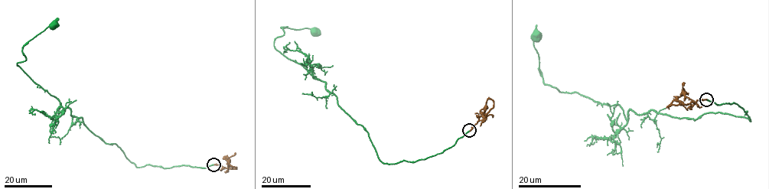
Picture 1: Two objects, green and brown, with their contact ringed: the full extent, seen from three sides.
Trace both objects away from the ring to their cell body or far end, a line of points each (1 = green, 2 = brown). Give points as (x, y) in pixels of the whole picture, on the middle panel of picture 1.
1: (470, 130), (438, 154), (384, 164), (326, 83), (274, 45), (281, 27), (314, 32)
2: (470, 130), (477, 122), (486, 118), (480, 112), (485, 108), (483, 112)

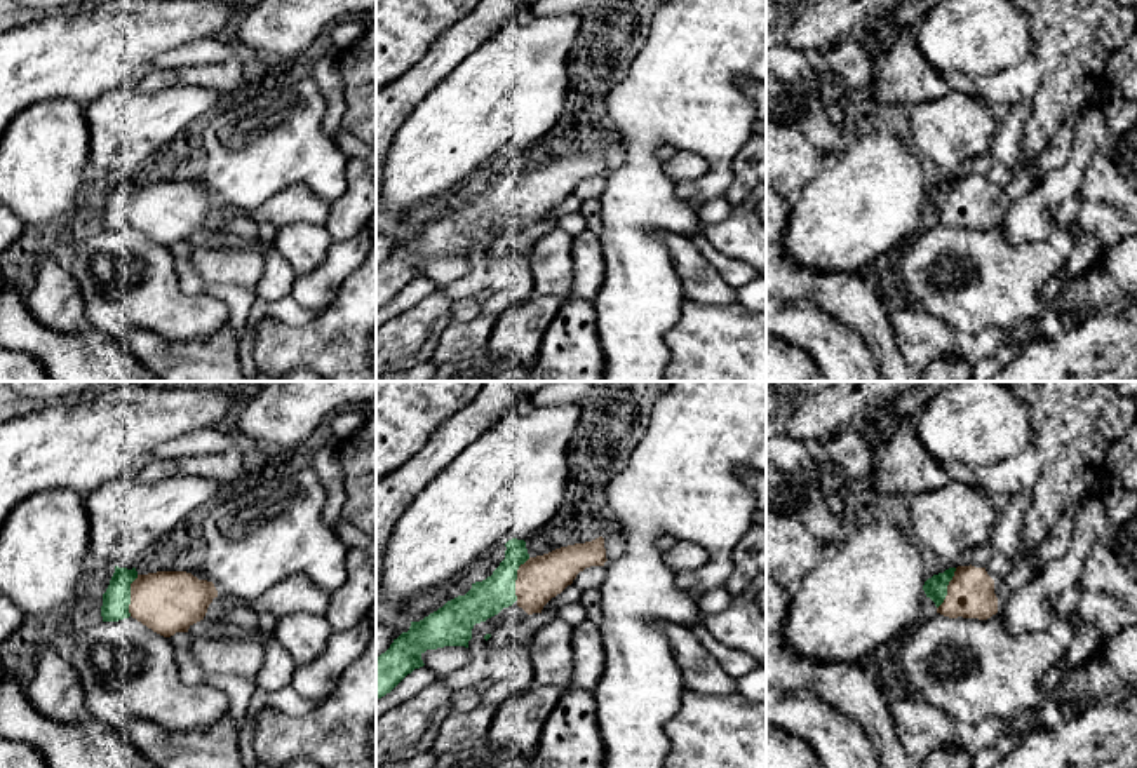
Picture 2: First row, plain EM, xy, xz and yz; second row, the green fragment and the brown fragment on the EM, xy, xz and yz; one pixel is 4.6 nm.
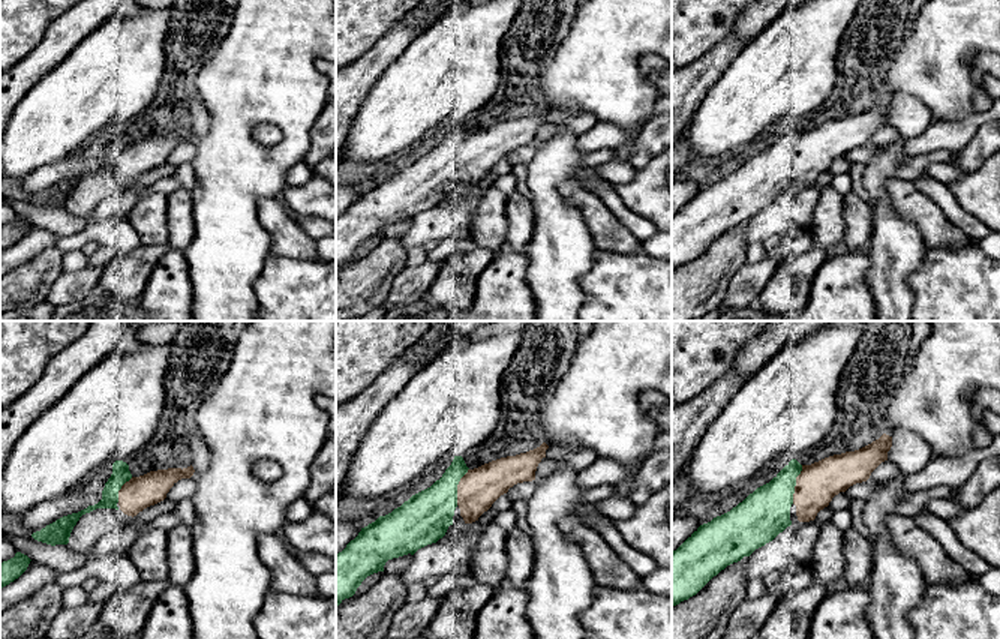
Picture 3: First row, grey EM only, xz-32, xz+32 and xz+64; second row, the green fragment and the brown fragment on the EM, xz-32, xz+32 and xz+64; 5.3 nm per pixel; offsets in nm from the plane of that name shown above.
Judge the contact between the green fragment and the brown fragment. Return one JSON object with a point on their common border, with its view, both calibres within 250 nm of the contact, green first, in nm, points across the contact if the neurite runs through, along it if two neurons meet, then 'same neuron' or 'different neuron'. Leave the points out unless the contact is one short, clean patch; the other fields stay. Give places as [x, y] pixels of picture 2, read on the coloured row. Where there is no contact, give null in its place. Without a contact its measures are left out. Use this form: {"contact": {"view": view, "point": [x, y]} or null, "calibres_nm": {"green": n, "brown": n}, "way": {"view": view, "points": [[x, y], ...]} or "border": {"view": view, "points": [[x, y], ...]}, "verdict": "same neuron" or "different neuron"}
{"contact": {"view": "xz", "point": [516, 579]}, "calibres_nm": {"green": 170, "brown": 200}, "verdict": "same neuron"}

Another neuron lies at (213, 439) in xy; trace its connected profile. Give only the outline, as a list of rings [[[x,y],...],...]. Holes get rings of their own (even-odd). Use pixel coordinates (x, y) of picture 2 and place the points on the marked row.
[[[226,425],[186,432],[160,444],[153,460],[183,460],[204,453],[223,453],[233,446],[233,435]]]

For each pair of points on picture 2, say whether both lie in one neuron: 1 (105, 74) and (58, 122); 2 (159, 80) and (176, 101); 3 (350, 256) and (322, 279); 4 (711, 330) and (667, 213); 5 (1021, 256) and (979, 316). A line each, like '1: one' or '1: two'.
1: two
2: two
3: one
4: two
5: one

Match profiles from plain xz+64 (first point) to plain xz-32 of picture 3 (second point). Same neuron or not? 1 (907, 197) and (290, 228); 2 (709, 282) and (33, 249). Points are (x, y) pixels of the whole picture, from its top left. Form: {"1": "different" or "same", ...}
{"1": "same", "2": "different"}

